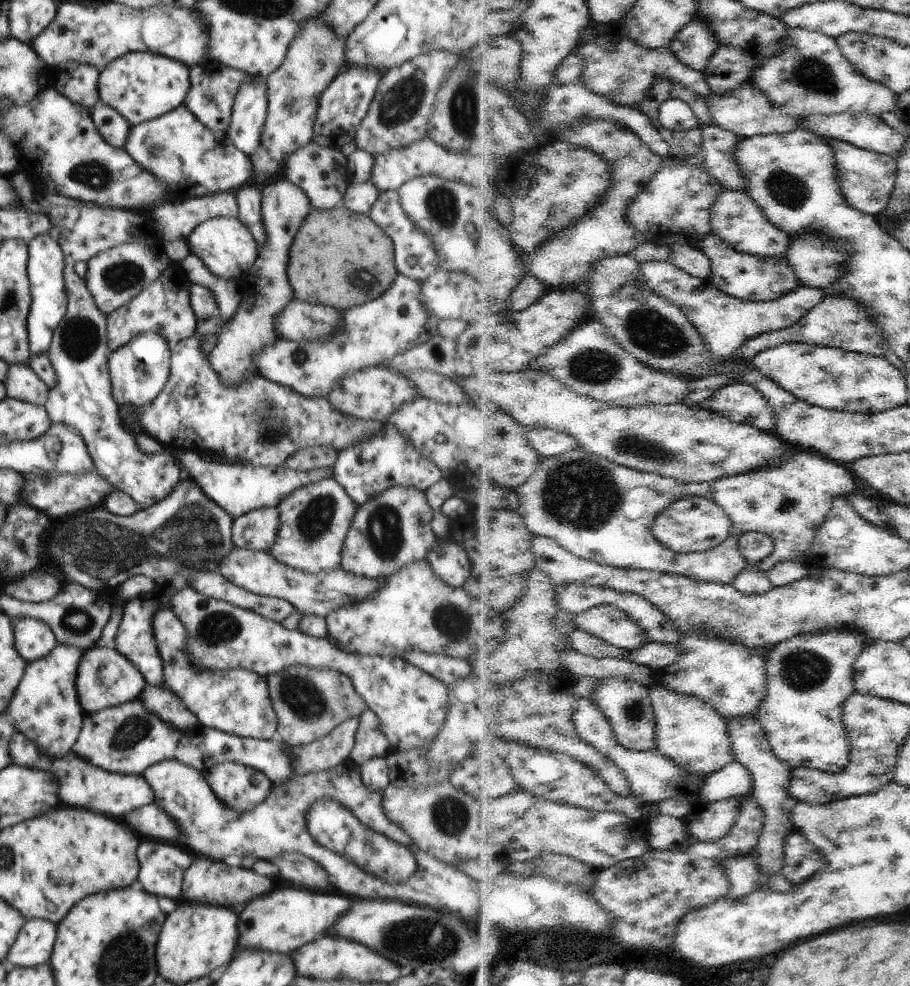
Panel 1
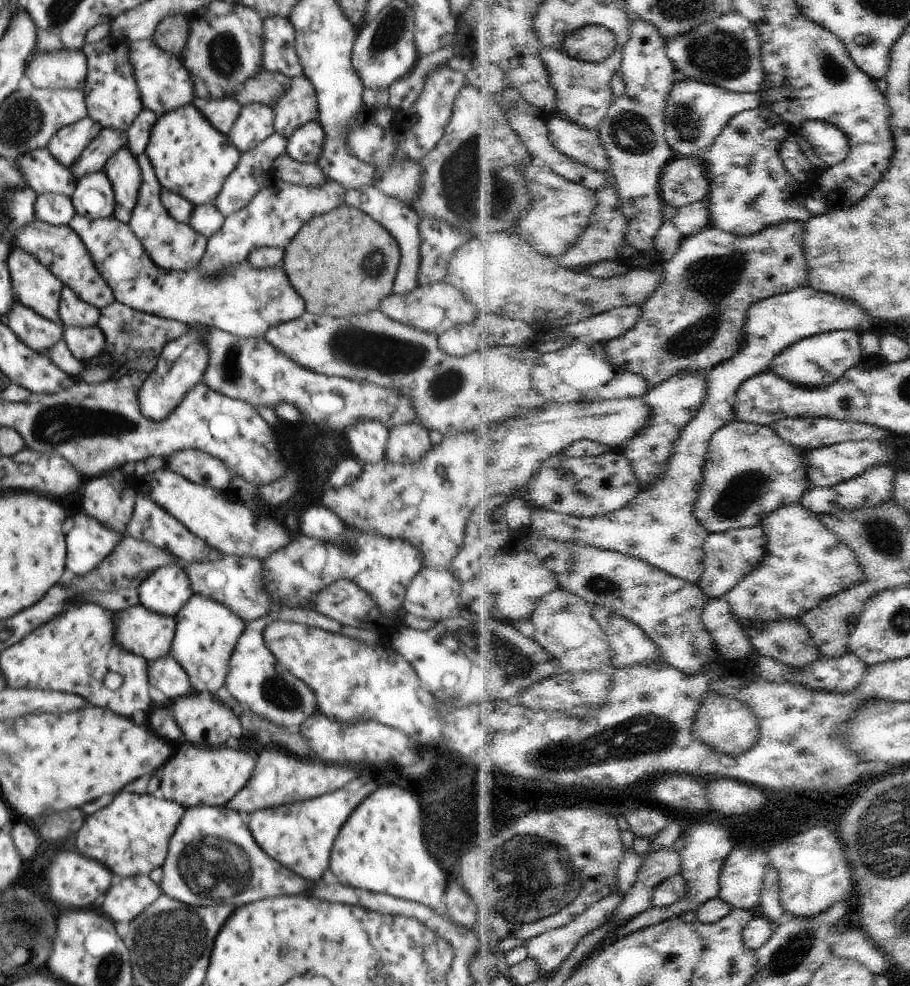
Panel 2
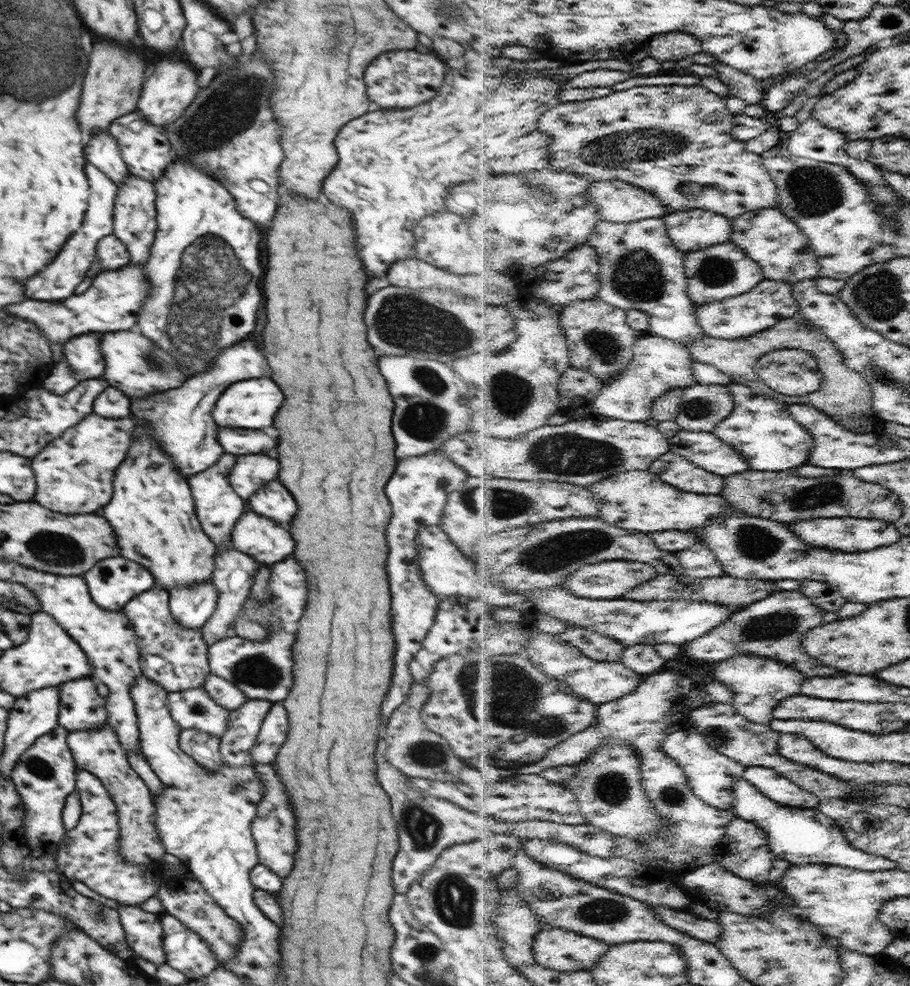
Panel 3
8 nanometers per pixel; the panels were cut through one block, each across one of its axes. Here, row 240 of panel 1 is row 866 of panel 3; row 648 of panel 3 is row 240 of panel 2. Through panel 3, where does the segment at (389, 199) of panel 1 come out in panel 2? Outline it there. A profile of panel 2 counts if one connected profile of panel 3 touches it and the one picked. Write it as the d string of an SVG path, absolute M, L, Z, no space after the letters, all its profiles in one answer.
M372 186L363 189L347 189L345 194L345 203L351 207L360 209L364 214L379 222L395 239L401 250L394 290L392 293L407 293L419 286L419 216L412 206L407 205L404 201L382 192L378 187Z

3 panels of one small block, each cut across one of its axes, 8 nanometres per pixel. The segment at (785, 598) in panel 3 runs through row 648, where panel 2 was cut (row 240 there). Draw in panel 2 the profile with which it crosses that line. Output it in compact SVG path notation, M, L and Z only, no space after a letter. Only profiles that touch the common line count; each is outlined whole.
M782 222L778 226L770 226L764 232L758 232L754 236L740 236L740 234L733 234L732 232L726 232L726 230L713 227L697 236L684 238L679 251L668 263L666 272L664 272L666 276L664 276L662 286L658 288L656 294L643 306L644 315L640 323L624 337L608 342L606 350L608 350L610 358L606 361L607 365L612 364L612 366L616 366L616 371L621 373L633 373L644 376L650 382L650 391L652 391L654 388L664 384L666 380L670 380L672 376L678 376L678 374L684 374L684 372L711 372L720 364L738 356L738 352L742 352L742 348L748 344L746 342L748 340L746 324L748 324L749 312L756 304L777 295L795 292L806 286L810 287L811 268L808 256L806 256L806 244L804 244L806 236L807 226L802 222Z

